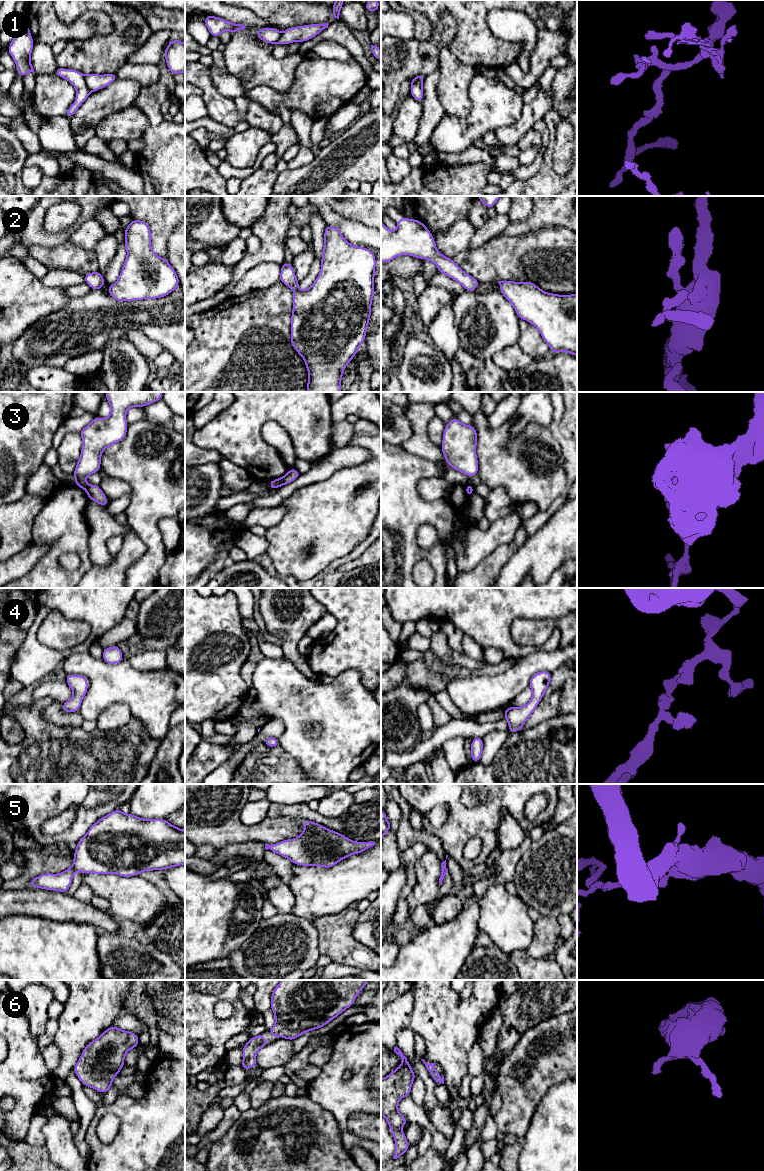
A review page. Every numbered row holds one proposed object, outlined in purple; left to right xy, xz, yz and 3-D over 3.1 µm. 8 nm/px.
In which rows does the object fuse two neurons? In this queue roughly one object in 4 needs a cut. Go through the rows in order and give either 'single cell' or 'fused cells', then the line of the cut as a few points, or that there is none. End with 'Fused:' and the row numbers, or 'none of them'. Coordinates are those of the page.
1: fused cells; cut xy (83, 75), (85, 84), (90, 91)
2: single cell; cut none
3: fused cells; cut xz (282, 477), (284, 484)
4: single cell; cut none
5: single cell; cut none
6: single cell; cut none
Fused: 1, 3

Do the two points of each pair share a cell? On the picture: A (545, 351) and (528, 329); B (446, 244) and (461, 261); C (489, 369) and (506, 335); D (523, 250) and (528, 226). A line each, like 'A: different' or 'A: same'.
A: same
B: different
C: different
D: different

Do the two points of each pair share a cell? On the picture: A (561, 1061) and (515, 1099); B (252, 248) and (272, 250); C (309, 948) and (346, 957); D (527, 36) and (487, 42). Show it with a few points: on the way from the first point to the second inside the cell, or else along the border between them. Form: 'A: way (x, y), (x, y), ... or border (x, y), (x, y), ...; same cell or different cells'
A: way (550, 1064), (526, 1088); same cell
B: border (253, 234), (260, 248), (247, 254); different cells
C: border (314, 927), (317, 931), (317, 948), (320, 954); different cells
D: border (486, 24), (516, 45), (517, 59); different cells

